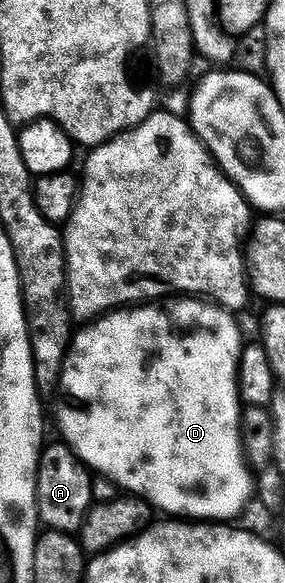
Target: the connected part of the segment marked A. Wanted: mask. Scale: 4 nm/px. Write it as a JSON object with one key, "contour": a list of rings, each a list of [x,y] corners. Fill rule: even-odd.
{"contour":[[[63,442],[50,444],[41,451],[40,468],[36,471],[36,511],[38,520],[45,529],[53,532],[76,534],[79,533],[80,527],[84,525],[84,520],[88,516],[88,509],[93,507],[94,504],[94,499],[92,500],[92,479],[94,479],[94,476],[88,465],[83,464],[67,444]]]}

